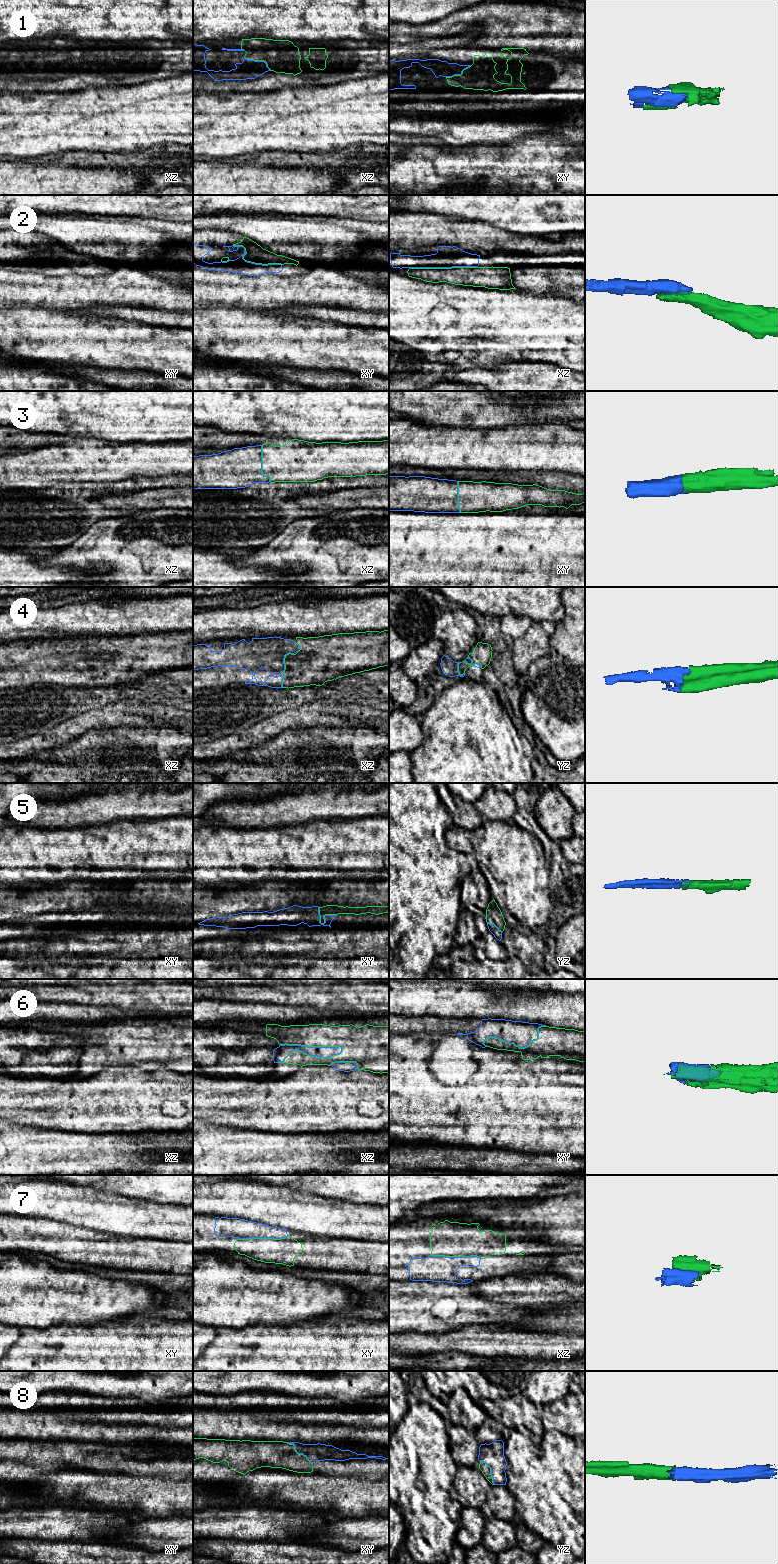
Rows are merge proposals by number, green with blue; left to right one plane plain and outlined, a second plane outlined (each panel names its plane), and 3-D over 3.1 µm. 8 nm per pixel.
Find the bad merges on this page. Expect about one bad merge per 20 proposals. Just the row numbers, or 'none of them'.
none of them

